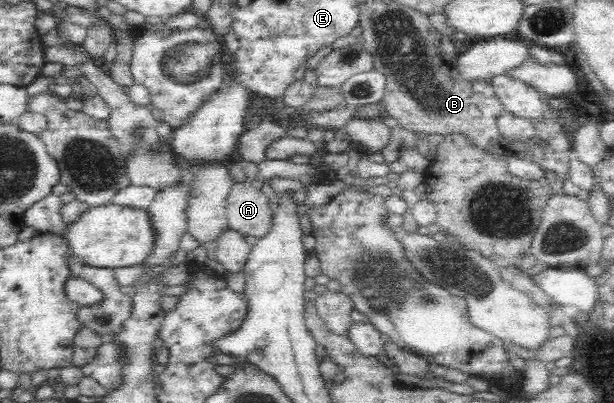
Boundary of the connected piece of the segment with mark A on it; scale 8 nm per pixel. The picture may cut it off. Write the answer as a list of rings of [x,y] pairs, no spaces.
[[[233,182],[227,196],[228,228],[243,236],[264,237],[272,227],[271,203],[250,182]]]

